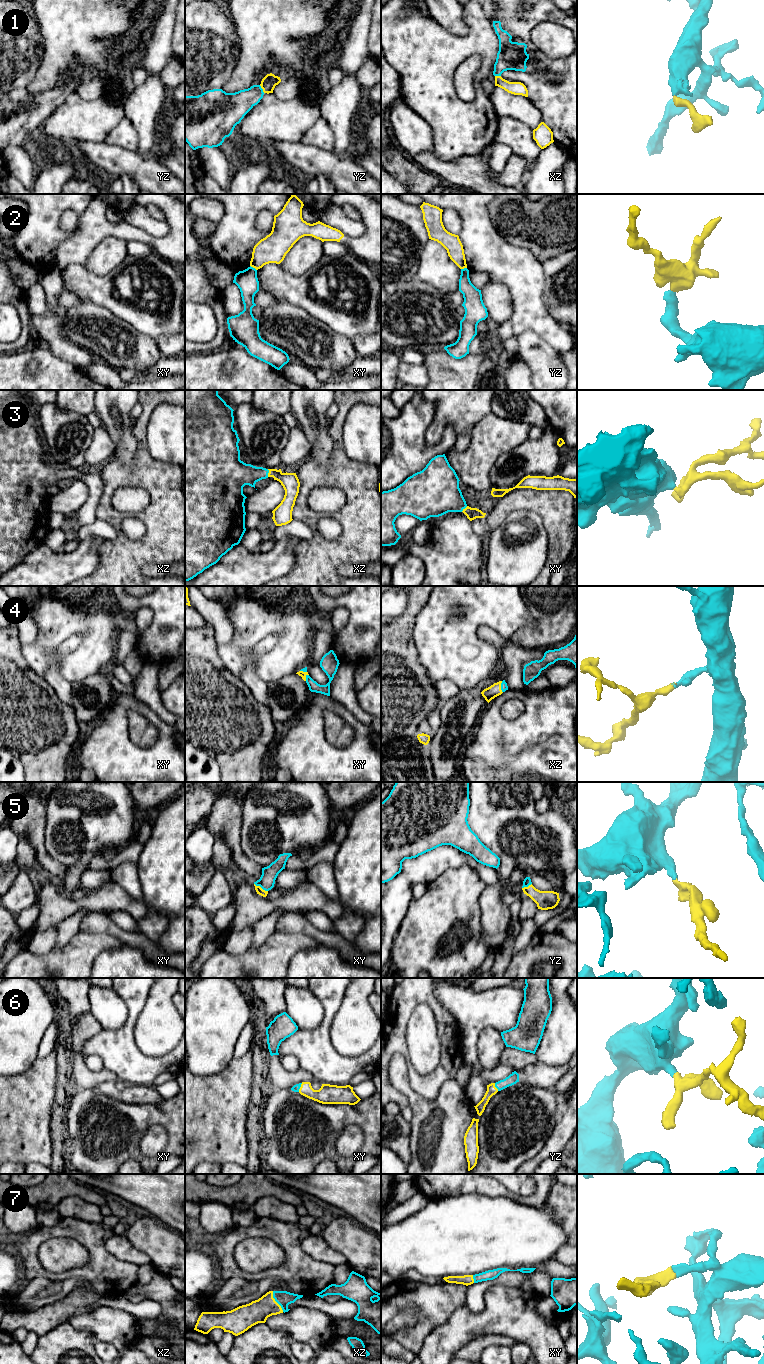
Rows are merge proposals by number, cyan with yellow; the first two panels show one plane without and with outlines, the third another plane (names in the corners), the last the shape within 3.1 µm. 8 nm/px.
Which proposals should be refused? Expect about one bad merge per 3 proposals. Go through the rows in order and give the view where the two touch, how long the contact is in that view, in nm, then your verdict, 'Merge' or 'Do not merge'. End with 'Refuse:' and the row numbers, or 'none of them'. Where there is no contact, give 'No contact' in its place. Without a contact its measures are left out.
1: Touches cyan in yz. Shared border 80 nm. Merge
2: Touches cyan in xy. Shared border 70 nm. Do not merge
3: Touches cyan in xz. Shared border 60 nm. Merge
4: Touches cyan in xz. Shared border 100 nm. Merge
5: Touches cyan in xy. Shared border 130 nm. Merge
6: Touches cyan in xy. Shared border 80 nm. Merge
7: Touches cyan in xz. Shared border 190 nm. Merge
Refuse: 2

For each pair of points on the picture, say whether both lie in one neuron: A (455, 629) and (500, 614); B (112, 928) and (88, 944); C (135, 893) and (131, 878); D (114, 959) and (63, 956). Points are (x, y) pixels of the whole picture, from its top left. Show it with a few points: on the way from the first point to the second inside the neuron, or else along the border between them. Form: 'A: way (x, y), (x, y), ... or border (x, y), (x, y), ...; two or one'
A: way (466, 620), (472, 614), (489, 614); one
B: border (82, 932), (108, 933), (117, 937), (125, 944); two
C: way (134, 889), (131, 882); one
D: border (116, 947), (100, 952), (91, 967); two

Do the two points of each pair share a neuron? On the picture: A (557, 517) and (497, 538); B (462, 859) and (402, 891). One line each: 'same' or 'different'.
A: different
B: same

